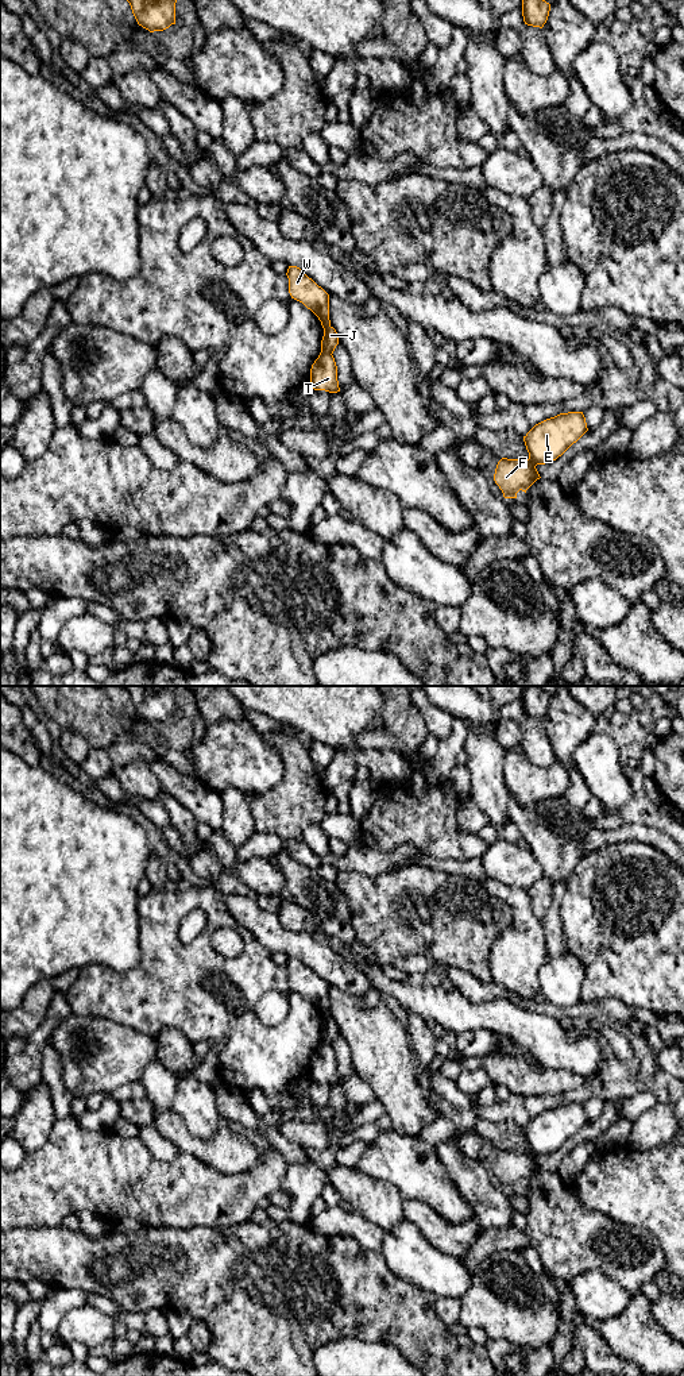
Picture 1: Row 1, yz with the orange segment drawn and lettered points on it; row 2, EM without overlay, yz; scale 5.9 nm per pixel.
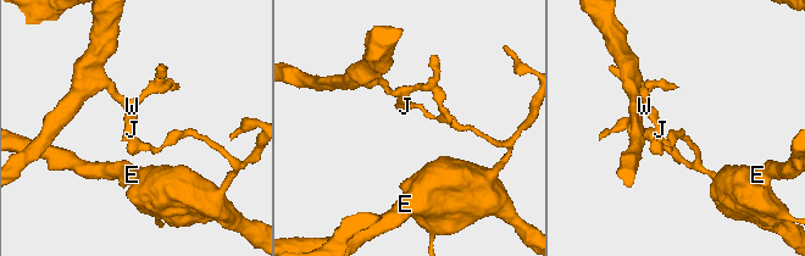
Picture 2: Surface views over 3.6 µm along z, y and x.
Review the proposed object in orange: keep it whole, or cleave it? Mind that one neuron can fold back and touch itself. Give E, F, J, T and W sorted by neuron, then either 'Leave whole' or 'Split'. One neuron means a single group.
Groups: E F T / J W. Split

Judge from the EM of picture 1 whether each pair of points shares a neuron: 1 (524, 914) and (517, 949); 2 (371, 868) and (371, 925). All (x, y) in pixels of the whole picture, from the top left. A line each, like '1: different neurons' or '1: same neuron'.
1: same neuron
2: different neurons

